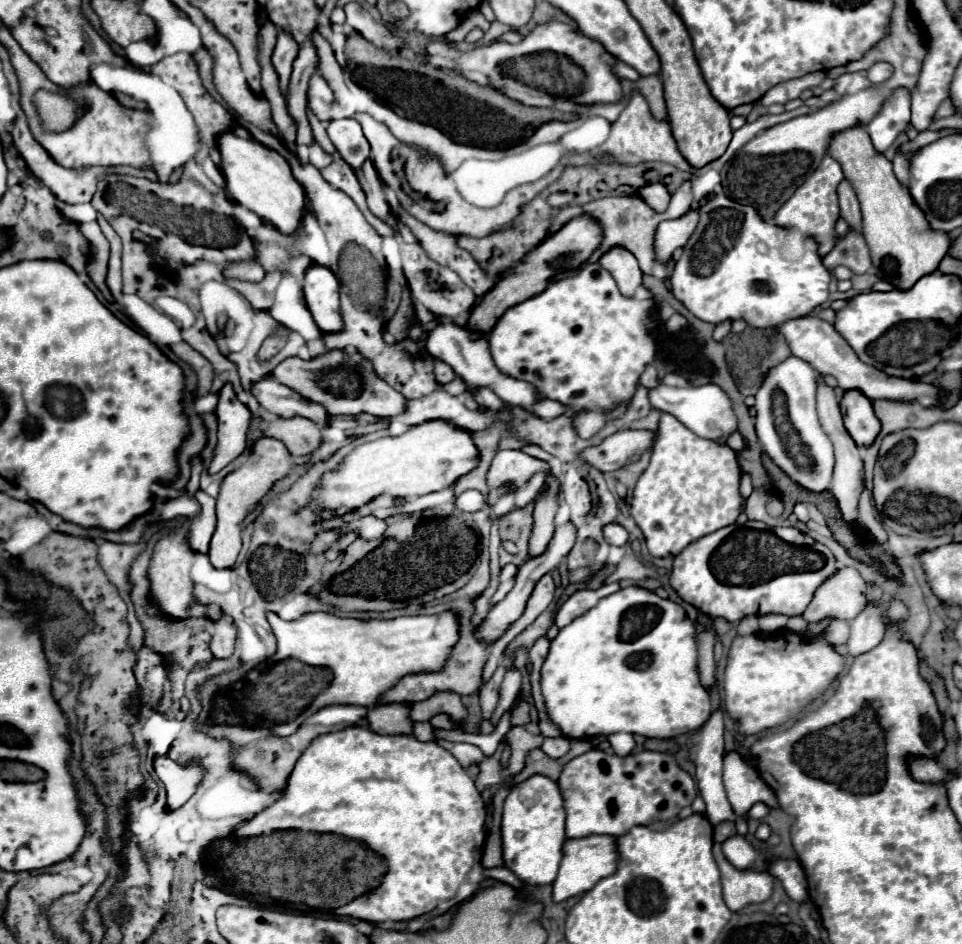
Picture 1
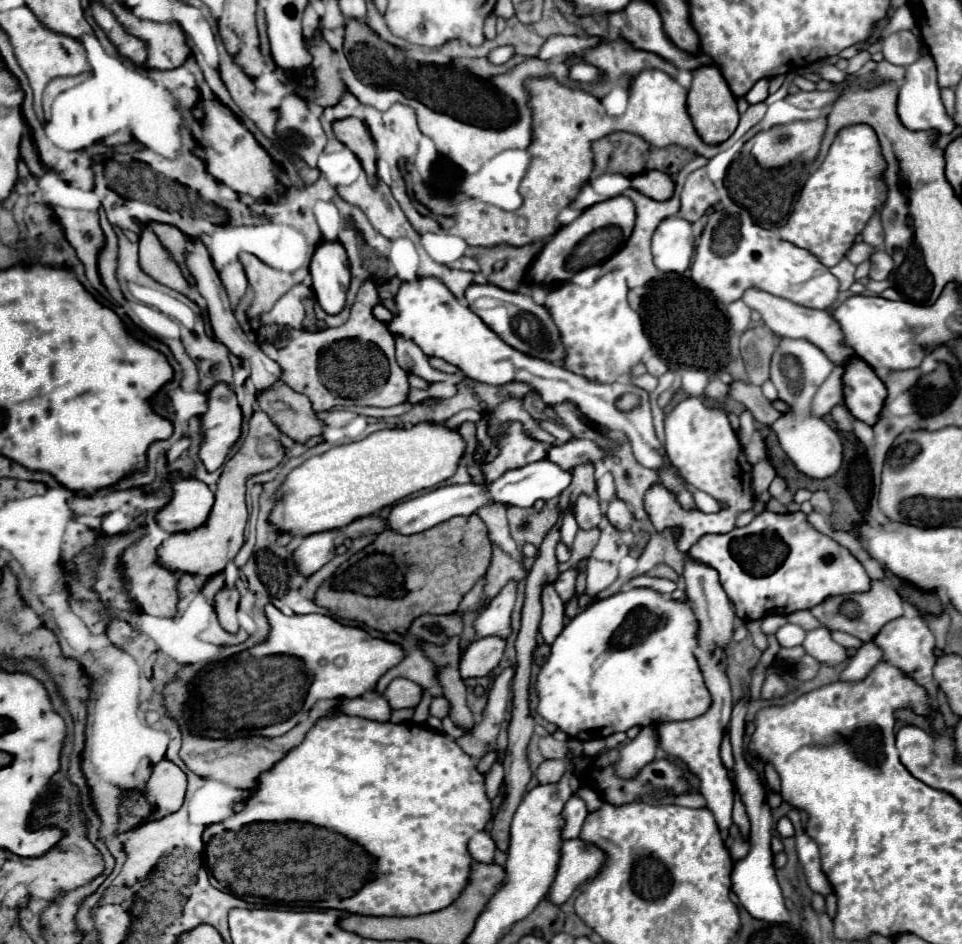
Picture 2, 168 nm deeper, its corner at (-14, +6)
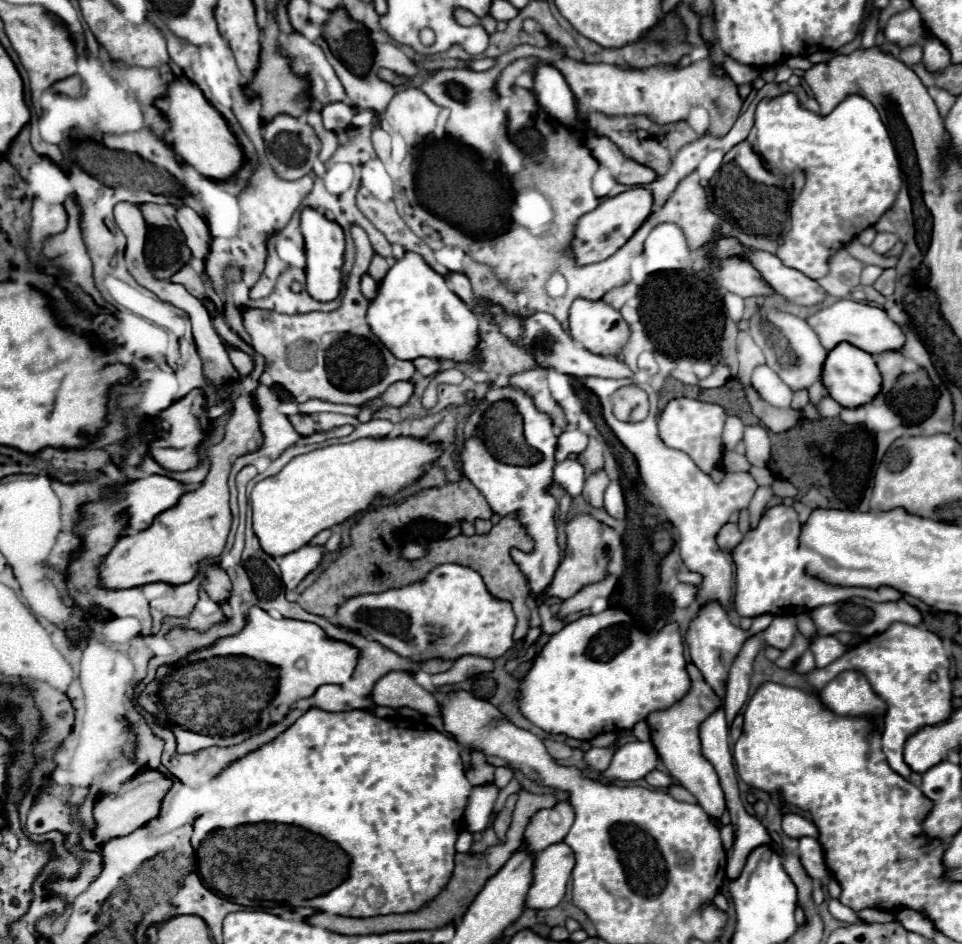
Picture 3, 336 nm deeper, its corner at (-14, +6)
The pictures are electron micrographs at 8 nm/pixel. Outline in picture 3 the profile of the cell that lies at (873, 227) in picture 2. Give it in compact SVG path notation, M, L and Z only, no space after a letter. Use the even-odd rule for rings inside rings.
M880 232L880 234L876 234L876 238L874 238L874 242L872 242L872 250L878 252L878 254L884 254L884 252L888 252L896 242L898 242L898 238L896 238L894 234Z

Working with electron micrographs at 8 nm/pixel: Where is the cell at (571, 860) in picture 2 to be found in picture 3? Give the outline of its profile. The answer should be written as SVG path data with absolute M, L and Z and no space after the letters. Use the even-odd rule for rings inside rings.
M566 842L548 846L536 854L534 882L526 898L526 906L542 910L554 908L566 894L570 872L574 870L574 852Z

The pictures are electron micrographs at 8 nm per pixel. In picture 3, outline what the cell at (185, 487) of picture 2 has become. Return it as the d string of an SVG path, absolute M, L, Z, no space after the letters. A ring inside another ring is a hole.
M168 476L140 478L130 482L126 490L128 504L132 508L126 534L142 532L142 528L148 528L154 522L154 516L158 516L158 512L174 508L174 504L178 504L178 496L182 496L182 492L188 492L182 482Z

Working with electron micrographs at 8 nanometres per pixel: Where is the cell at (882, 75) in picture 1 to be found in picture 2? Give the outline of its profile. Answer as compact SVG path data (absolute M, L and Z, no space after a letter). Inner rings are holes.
M910 30L890 34L882 46L884 58L898 66L910 66L920 56L920 50L922 50L922 46L920 46L916 34L912 34Z

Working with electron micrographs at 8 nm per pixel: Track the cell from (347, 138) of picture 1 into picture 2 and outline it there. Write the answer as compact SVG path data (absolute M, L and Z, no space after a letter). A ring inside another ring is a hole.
M344 92L342 96L340 96L340 102L338 104L334 104L332 106L332 110L334 110L334 116L340 120L342 116L352 116L354 114L354 108L358 106L358 99L352 96L352 93Z

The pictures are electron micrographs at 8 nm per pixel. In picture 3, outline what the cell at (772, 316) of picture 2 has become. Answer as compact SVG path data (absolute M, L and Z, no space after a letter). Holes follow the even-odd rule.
M730 258L730 260L724 260L718 268L710 272L728 292L734 292L742 298L774 294L774 290L764 282L760 272L746 260Z

